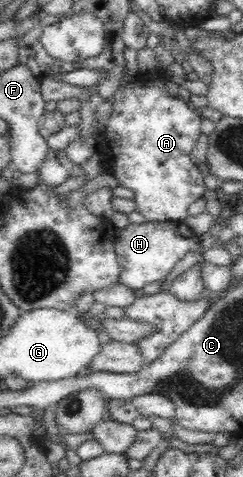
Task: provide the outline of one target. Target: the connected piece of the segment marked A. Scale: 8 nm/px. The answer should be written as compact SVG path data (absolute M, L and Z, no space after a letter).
M165 75L149 80L132 80L131 78L125 79L121 82L119 90L115 92L110 105L110 115L107 117L106 126L103 128L103 132L100 138L100 153L102 157L109 163L110 170L109 173L113 175L118 180L118 185L123 186L123 188L128 188L133 192L133 196L130 198L133 201L135 212L139 212L143 216L145 222L165 222L167 220L171 221L183 221L188 216L189 206L193 204L196 200L203 197L203 192L207 190L205 185L204 176L199 169L199 165L191 161L191 149L197 142L200 131L200 120L201 117L197 116L193 111L187 107L183 100L169 94L165 85L161 83L166 82L167 79Z

